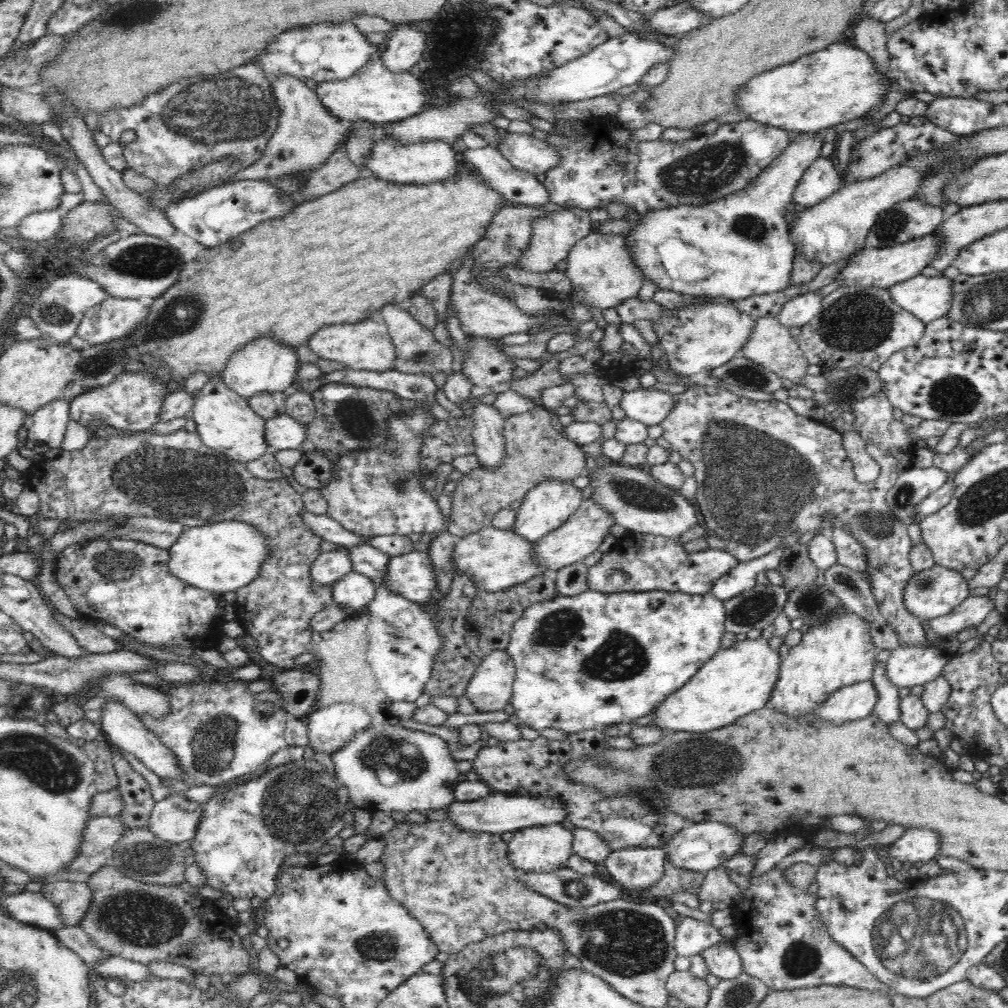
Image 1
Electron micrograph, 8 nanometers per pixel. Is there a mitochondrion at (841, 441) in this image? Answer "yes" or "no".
no

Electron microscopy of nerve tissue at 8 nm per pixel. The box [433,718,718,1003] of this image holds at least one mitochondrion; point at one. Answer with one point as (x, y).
(627, 944)

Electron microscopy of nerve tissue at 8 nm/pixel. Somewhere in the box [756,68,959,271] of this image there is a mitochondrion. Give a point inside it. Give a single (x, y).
(892, 224)

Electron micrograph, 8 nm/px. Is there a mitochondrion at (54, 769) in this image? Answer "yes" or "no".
yes

